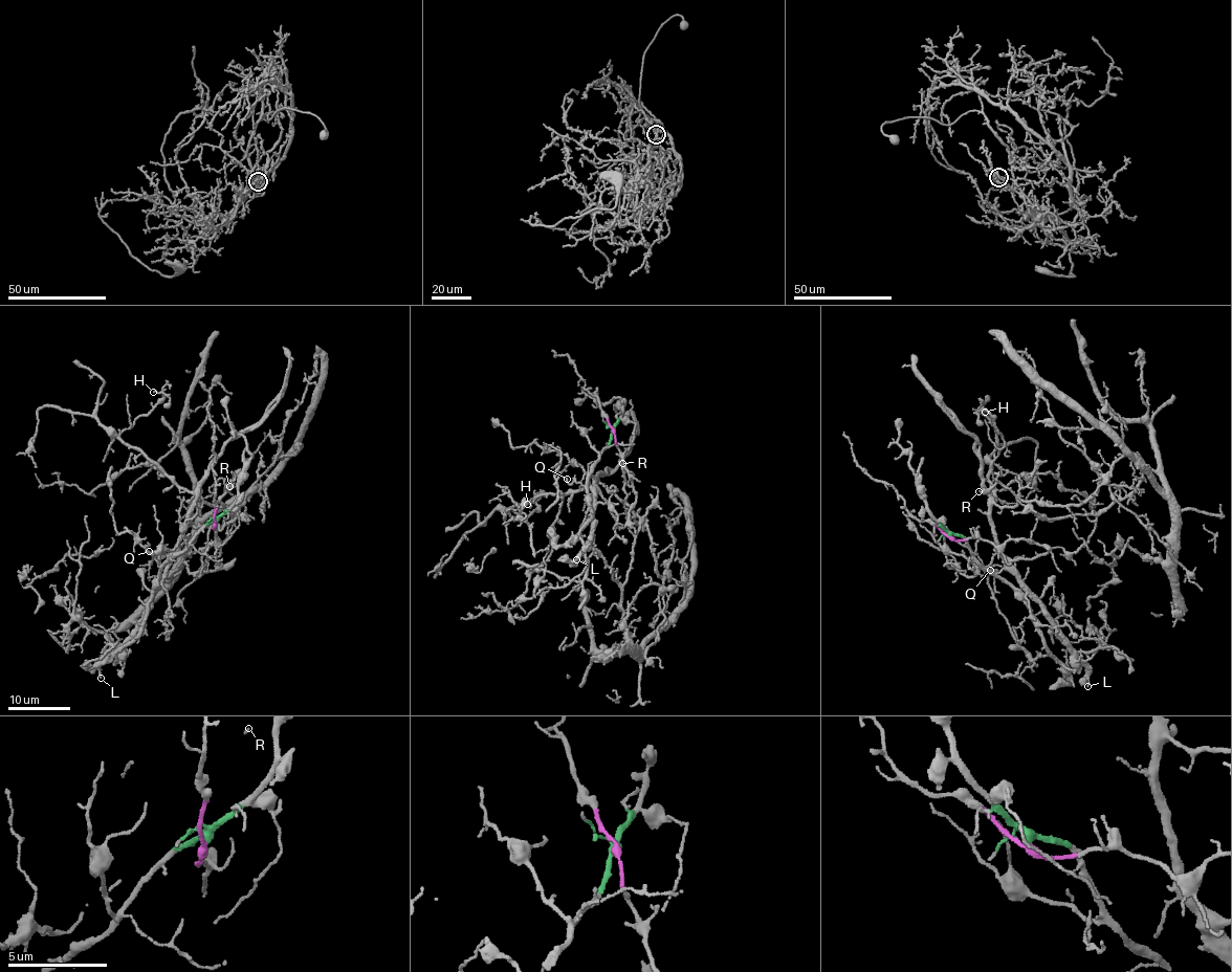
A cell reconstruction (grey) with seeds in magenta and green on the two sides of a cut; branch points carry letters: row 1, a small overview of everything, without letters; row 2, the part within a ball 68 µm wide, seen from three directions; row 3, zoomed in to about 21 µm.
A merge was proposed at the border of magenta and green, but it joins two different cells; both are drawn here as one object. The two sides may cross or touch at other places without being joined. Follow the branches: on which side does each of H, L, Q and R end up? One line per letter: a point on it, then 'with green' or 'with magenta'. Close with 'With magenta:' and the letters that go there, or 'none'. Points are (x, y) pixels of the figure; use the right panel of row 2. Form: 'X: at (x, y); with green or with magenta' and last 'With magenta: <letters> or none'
H: at (985, 412); with magenta
L: at (1087, 686); with magenta
Q: at (990, 570); with green
R: at (978, 491); with magenta
With magenta: H, L, R

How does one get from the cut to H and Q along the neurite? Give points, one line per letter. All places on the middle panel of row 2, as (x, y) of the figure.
H: (614, 428), (636, 494), (629, 522), (620, 528), (595, 479), (509, 511), (522, 522), (538, 506), (527, 504)
Q: (614, 428), (587, 482), (584, 485), (575, 478), (570, 484), (567, 478)

